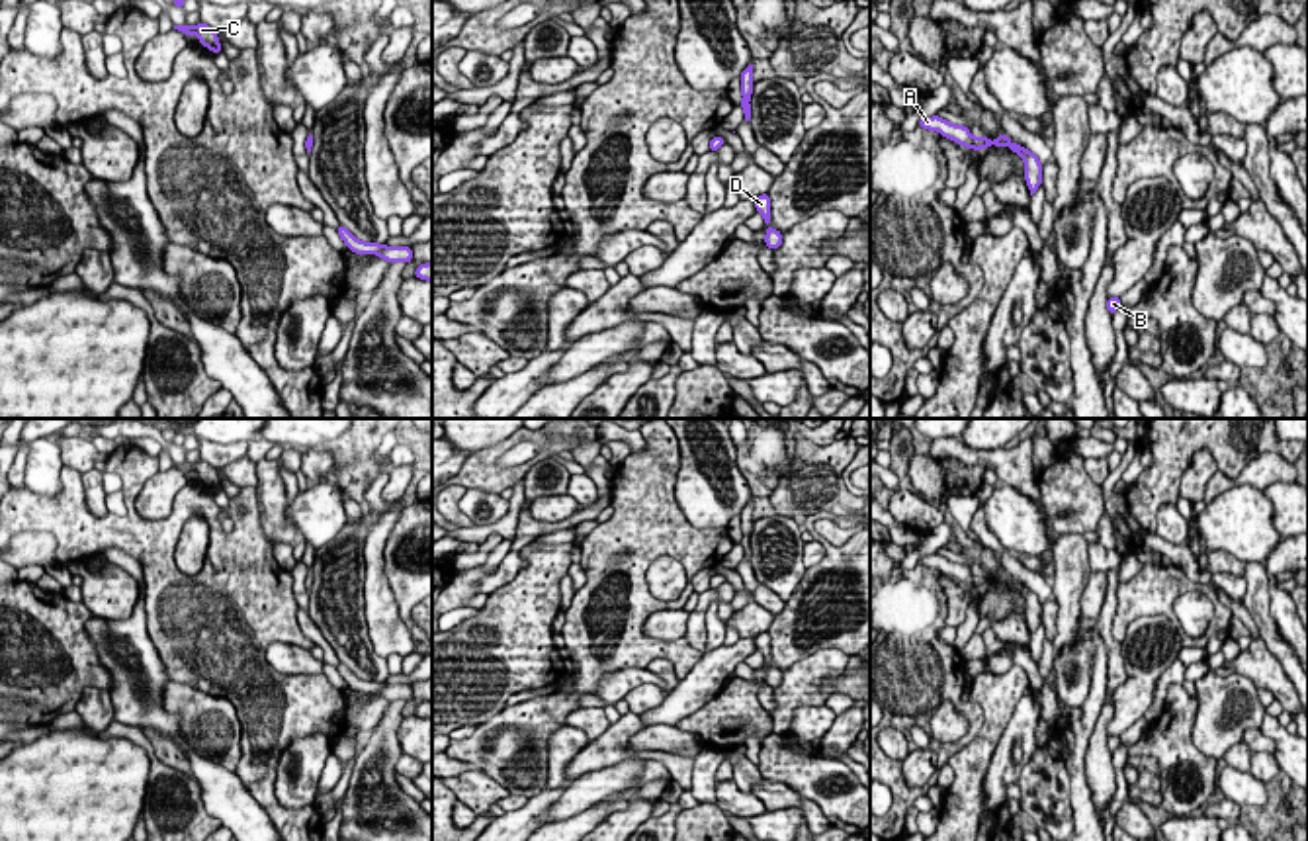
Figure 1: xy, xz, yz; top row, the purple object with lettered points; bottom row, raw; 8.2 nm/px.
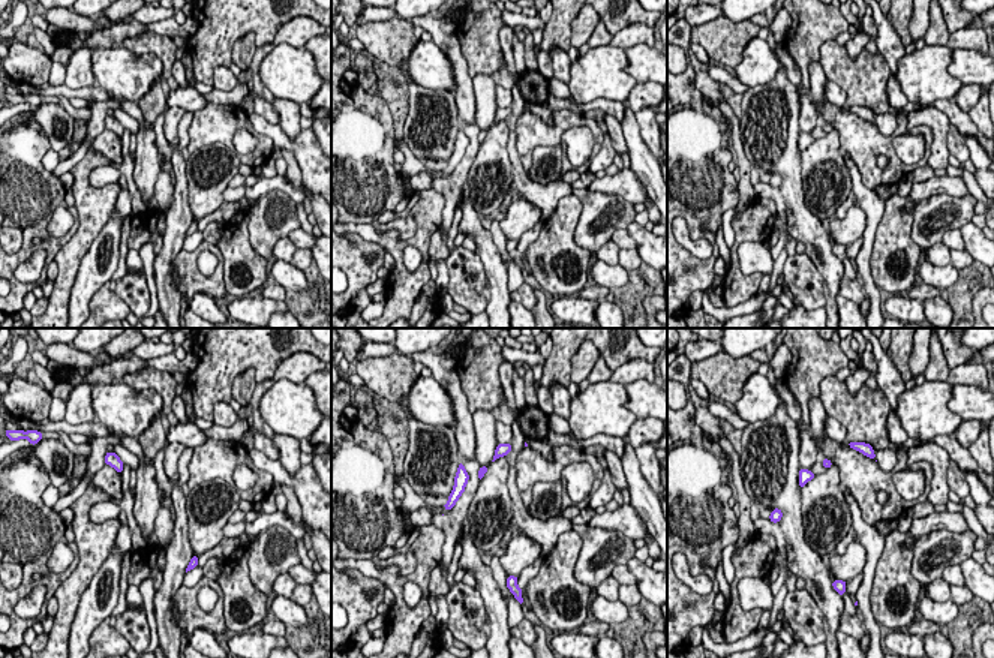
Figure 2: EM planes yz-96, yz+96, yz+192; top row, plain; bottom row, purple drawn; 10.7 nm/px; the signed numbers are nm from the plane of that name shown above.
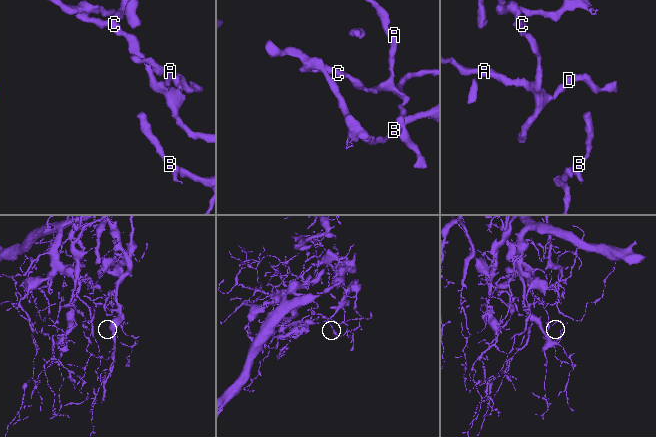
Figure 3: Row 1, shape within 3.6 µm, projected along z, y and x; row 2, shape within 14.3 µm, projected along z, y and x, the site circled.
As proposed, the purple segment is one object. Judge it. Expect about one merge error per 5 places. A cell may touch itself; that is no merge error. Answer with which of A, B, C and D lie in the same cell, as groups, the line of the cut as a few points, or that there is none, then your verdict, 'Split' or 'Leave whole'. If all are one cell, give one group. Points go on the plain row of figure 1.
Groups: A B C D. No split. Leave whole

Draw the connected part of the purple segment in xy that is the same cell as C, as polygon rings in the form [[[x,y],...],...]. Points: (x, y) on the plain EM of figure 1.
[[[199,460],[196,465],[190,465],[188,462],[184,464],[174,464],[174,467],[182,469],[184,473],[196,471],[199,481],[205,483],[211,491],[223,489],[217,469],[211,467],[207,462]]]

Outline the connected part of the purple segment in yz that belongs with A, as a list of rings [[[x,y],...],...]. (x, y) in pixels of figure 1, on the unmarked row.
[[[938,553],[933,555],[919,555],[919,563],[923,567],[938,569],[942,575],[952,577],[954,581],[962,583],[964,587],[987,587],[989,583],[995,585],[1009,585],[1013,591],[1021,593],[1025,598],[1025,616],[1030,634],[1038,628],[1042,622],[1042,602],[1038,600],[1038,595],[1019,581],[1011,581],[1009,573],[999,573],[995,579],[989,579],[987,575],[974,575],[968,565],[964,563],[954,563]]]

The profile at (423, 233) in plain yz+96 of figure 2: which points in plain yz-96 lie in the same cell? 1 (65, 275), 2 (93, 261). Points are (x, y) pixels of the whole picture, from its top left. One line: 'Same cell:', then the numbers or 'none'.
Same cell: 1

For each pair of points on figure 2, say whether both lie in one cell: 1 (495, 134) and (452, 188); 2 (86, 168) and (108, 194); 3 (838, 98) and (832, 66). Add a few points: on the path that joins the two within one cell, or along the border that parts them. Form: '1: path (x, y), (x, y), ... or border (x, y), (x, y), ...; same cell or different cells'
1: border (480, 144), (465, 182); different cells
2: path (84, 179), (84, 185), (93, 194), (98, 194); same cell
3: border (828, 78), (844, 92), (846, 104); different cells

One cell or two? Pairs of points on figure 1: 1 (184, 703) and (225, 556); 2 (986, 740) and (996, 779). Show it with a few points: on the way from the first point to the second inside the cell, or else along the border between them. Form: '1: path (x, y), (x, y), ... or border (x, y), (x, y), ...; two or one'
1: border (171, 679), (206, 693), (223, 695), (231, 705); two
2: border (1011, 716), (994, 752), (980, 802); two

